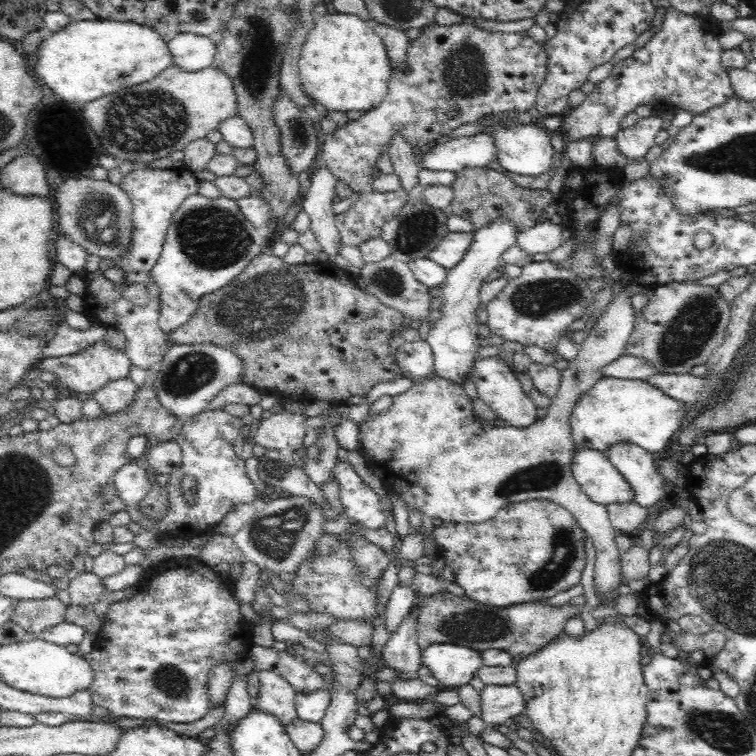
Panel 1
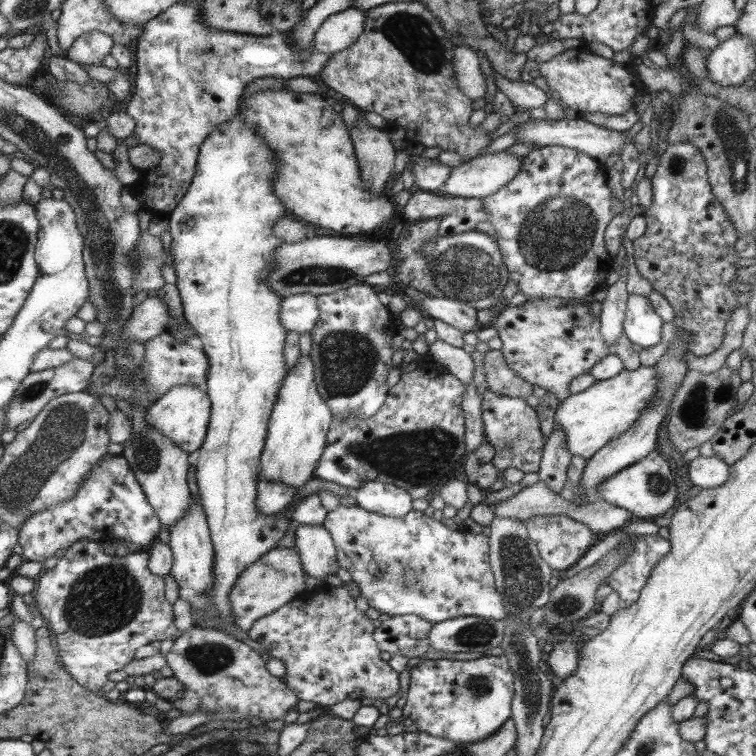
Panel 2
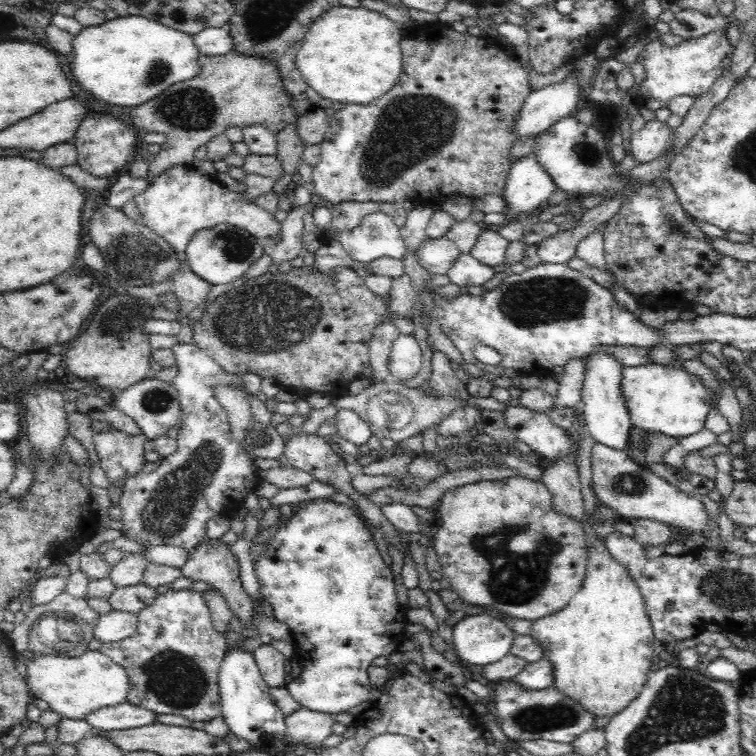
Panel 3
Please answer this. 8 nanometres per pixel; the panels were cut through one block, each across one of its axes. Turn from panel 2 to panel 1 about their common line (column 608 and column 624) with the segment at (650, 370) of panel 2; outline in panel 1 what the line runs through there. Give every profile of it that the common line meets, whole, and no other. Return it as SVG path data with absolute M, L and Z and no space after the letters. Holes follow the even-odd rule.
M603 376L588 392L581 394L569 417L569 426L575 446L584 444L586 448L606 452L612 443L632 443L653 453L668 444L669 438L684 420L690 419L694 410L688 409L684 402L670 398L647 379Z

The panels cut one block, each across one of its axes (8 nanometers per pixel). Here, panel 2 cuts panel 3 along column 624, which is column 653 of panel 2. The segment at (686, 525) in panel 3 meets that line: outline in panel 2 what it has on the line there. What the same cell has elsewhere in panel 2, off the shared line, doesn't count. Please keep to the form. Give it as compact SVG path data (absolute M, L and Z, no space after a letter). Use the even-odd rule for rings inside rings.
M651 452L649 456L638 463L619 471L608 480L604 480L598 486L597 494L605 502L626 510L632 518L654 519L667 512L676 502L675 484L673 484L673 478L669 474L667 463L665 460L661 460L659 453Z

